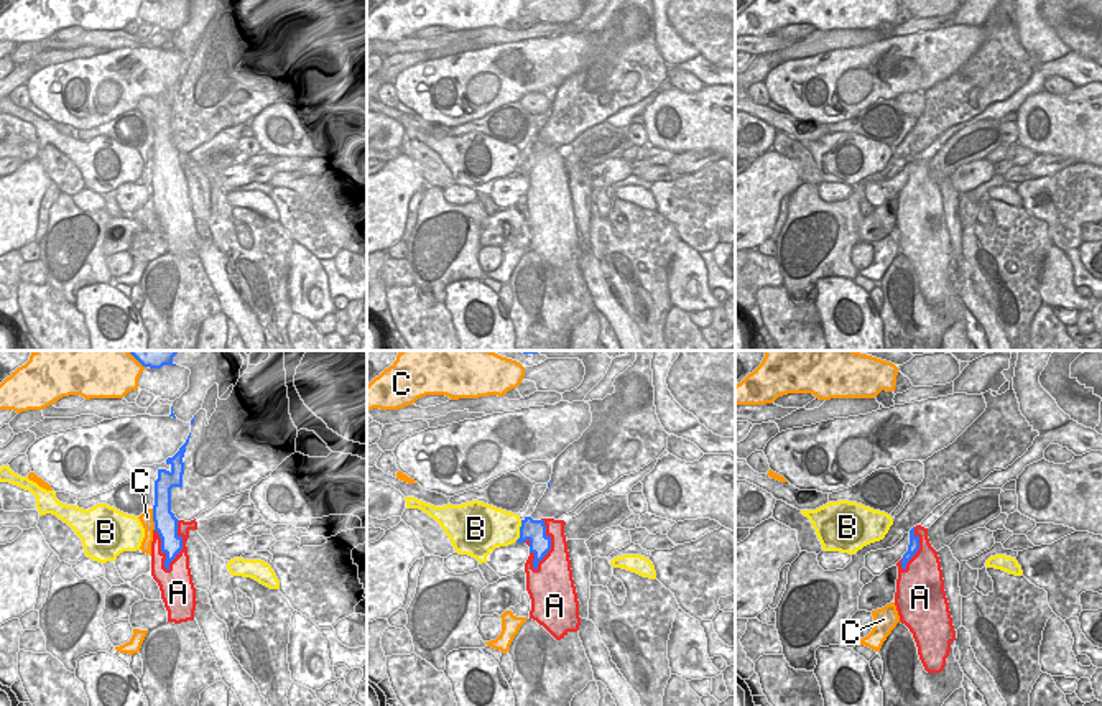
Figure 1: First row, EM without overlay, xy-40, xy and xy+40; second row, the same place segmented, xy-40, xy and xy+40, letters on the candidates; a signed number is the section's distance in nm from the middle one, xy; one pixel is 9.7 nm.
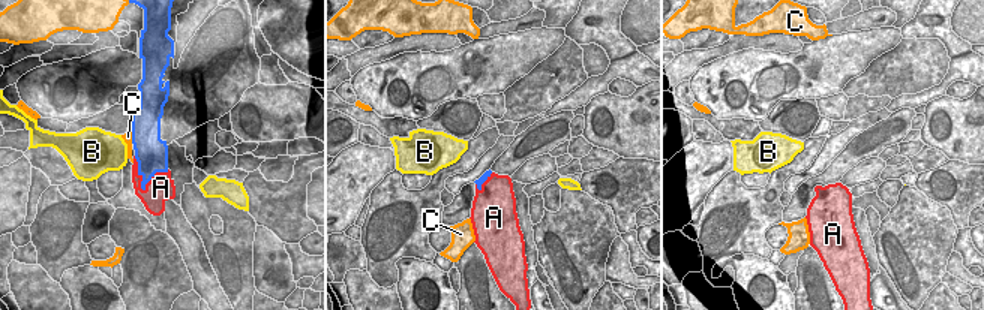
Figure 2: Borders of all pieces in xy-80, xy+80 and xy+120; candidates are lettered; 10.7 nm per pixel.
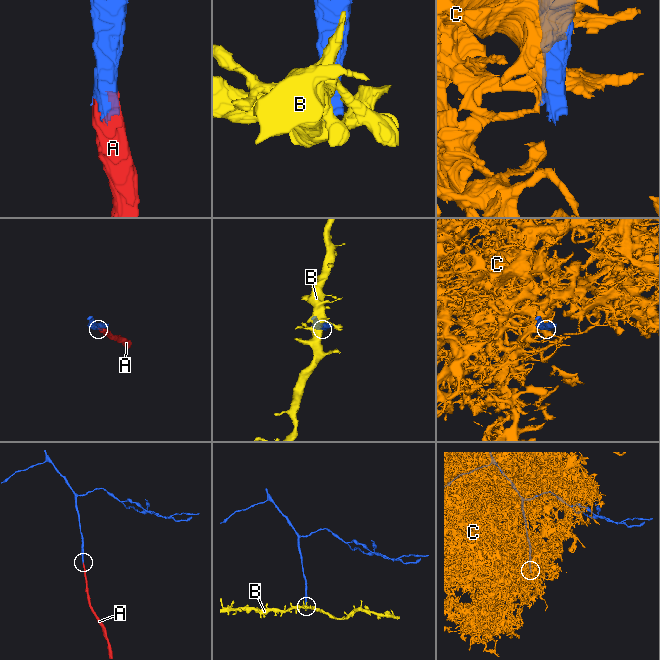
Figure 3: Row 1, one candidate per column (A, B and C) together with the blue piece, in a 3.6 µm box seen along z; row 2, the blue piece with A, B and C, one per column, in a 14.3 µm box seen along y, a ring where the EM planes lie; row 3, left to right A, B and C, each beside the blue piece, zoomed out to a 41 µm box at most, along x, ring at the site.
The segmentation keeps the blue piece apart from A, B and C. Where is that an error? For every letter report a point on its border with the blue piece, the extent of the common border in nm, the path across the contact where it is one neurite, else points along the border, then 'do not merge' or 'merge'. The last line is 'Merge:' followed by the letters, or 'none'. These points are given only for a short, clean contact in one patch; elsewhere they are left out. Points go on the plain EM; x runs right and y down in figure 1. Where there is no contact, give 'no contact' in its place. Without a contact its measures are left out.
A: xy-40 (181, 176) | 500 nm | merge
B: xy (520, 162) | 220 nm | along xy (522, 152), (515, 171) | do not merge
C: xy-40 (153, 150) | 220 nm | do not merge
Merge: A

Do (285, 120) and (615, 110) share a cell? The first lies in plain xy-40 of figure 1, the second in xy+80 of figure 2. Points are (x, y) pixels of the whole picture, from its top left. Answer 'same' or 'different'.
same

